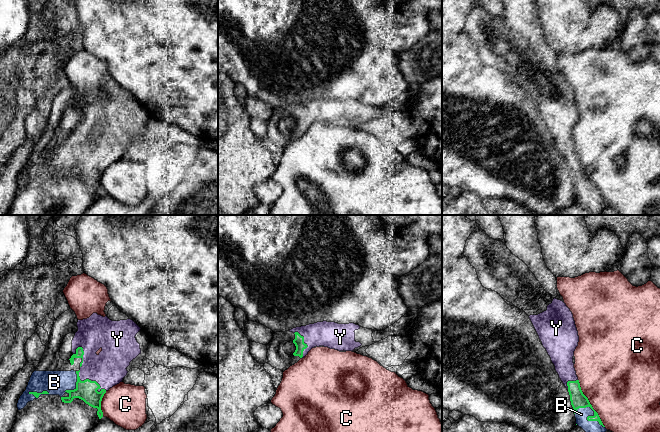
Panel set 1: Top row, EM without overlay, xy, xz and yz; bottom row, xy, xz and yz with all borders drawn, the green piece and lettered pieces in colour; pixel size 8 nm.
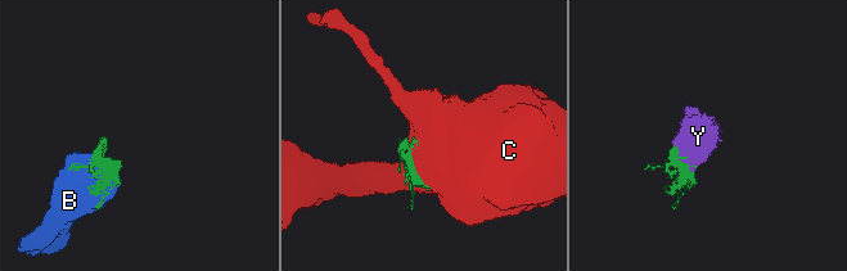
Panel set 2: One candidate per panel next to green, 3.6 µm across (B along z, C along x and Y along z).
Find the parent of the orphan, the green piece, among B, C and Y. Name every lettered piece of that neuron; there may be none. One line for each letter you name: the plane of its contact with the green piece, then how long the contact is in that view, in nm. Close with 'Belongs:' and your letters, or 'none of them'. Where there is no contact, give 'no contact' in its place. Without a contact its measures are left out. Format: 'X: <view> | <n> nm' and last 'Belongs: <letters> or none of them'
B: yz | 280 nm
Y: xy | 280 nm
Belongs: B, Y

